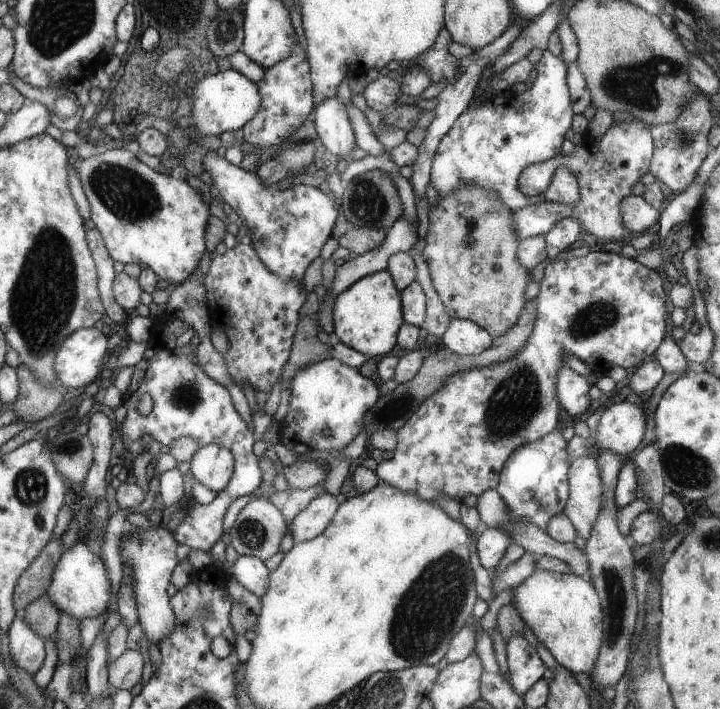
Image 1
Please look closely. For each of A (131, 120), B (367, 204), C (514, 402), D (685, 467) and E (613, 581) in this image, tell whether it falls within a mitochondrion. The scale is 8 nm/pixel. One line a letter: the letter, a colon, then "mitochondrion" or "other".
A: other
B: mitochondrion
C: mitochondrion
D: mitochondrion
E: mitochondrion

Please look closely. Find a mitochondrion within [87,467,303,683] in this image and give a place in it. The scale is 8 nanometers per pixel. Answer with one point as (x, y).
(251, 533)

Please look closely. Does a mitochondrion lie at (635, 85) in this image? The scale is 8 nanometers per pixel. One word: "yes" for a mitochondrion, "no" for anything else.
yes

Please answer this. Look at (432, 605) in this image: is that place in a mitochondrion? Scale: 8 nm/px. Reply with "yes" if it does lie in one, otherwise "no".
yes

